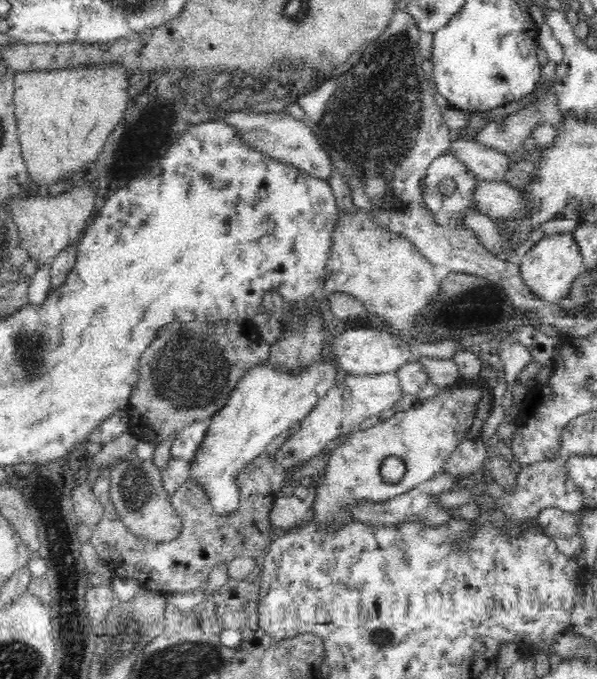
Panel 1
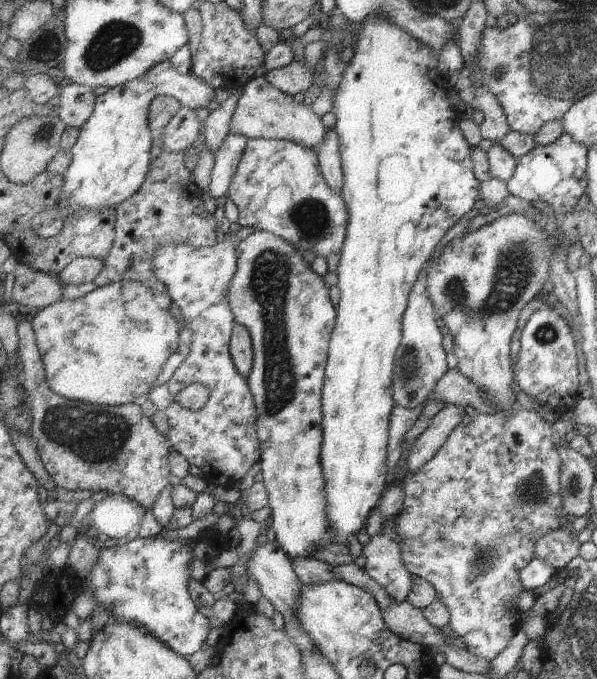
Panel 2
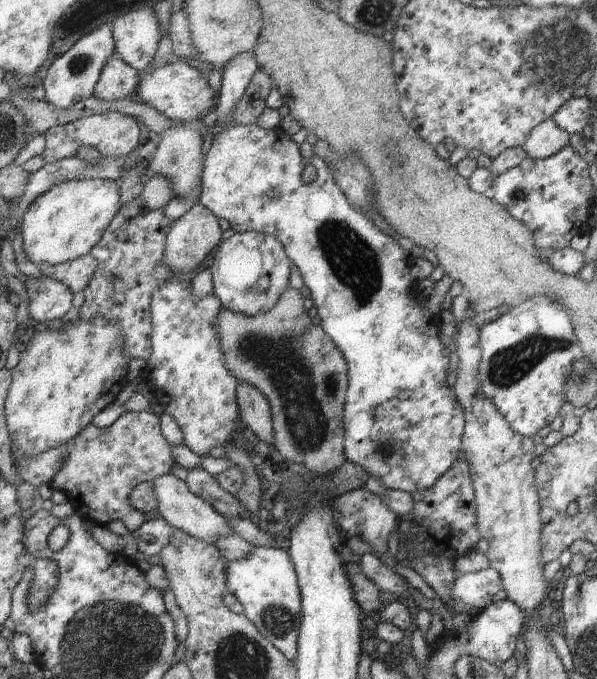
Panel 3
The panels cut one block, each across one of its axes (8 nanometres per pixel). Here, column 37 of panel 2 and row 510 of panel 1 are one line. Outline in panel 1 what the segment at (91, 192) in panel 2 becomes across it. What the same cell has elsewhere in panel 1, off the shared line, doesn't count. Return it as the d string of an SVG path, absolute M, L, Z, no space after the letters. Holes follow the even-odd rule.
M320 356L315 362L296 367L273 366L273 363L267 359L266 362L252 366L242 376L234 390L231 391L227 403L220 408L218 413L214 414L205 440L202 441L201 448L197 450L193 459L191 478L198 479L198 483L202 483L202 487L206 488L206 495L212 499L214 511L218 514L230 514L238 509L240 490L235 484L235 479L243 470L244 464L262 455L266 446L273 442L274 438L282 432L289 434L290 428L295 423L306 418L312 408L326 396L330 387L336 384L336 372L339 369L336 358L328 362Z

